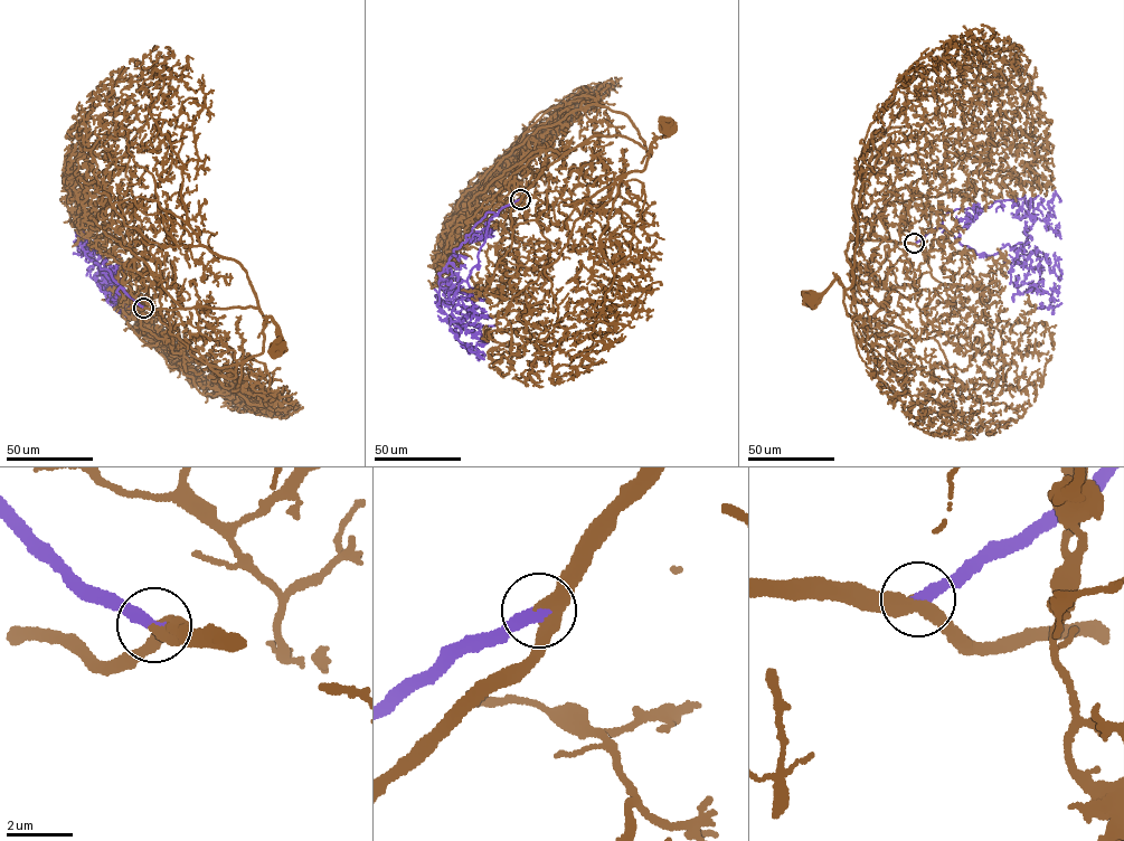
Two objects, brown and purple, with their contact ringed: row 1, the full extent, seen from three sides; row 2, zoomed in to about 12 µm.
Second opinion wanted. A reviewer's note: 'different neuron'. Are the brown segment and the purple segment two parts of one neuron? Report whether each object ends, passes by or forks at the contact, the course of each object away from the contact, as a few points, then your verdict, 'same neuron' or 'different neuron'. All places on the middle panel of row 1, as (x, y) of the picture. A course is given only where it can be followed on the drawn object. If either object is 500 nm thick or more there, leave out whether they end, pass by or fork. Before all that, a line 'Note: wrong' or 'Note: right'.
Note: wrong
brown passes by | purple ends | brown via (520, 199), (542, 171), (594, 136), (619, 135), (633, 140), (649, 156), (652, 143), (669, 133), (670, 125) | purple via (520, 199), (489, 220), (470, 294), (452, 312), (463, 347), (480, 352), (489, 341) | same neuron

